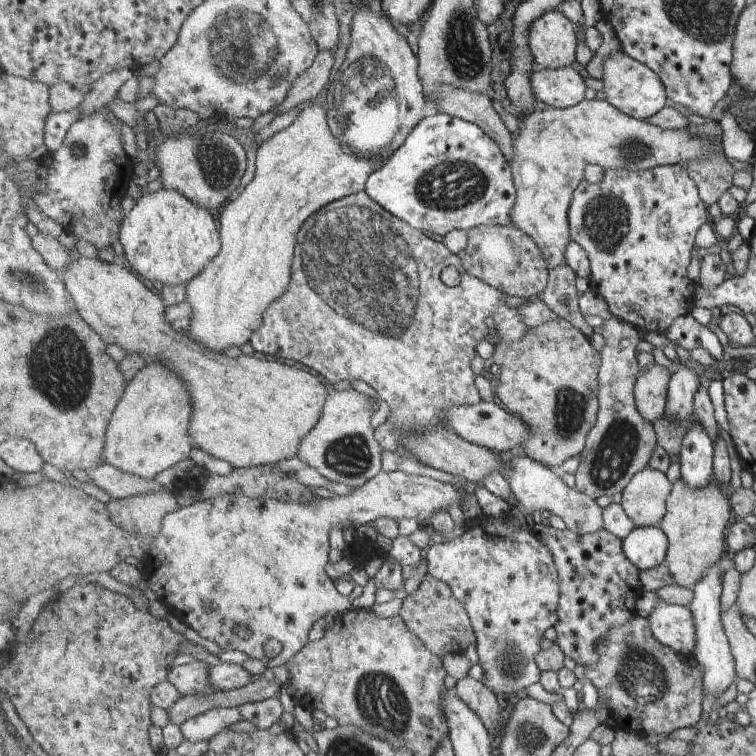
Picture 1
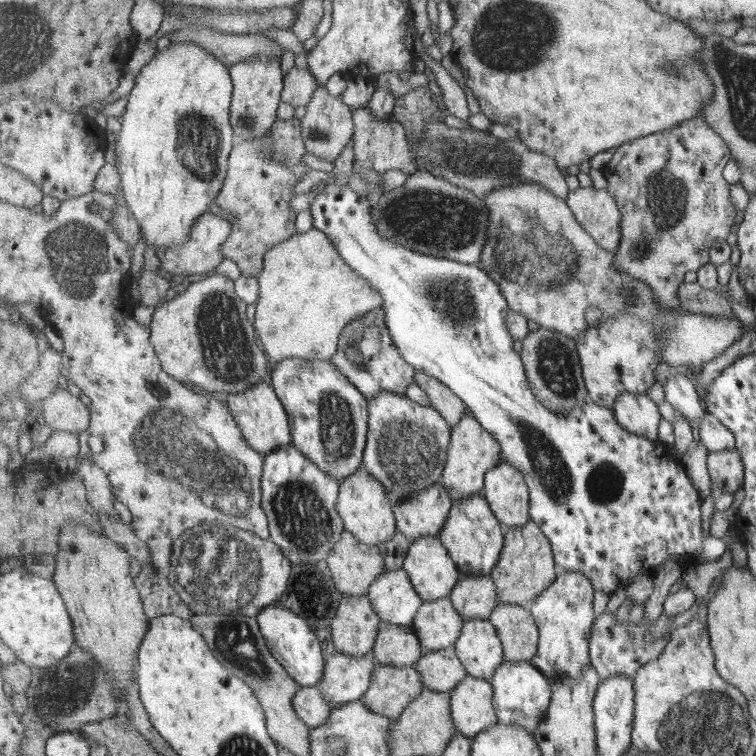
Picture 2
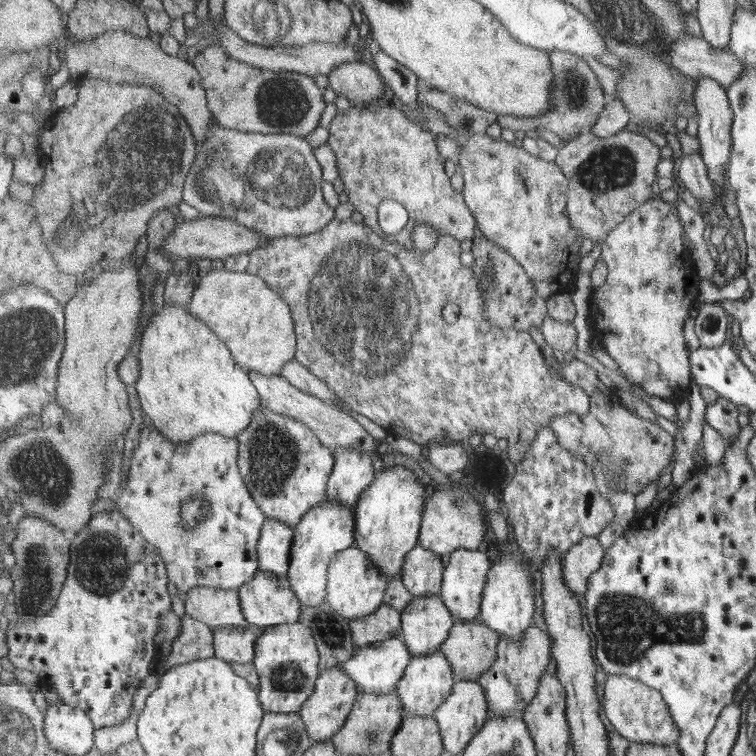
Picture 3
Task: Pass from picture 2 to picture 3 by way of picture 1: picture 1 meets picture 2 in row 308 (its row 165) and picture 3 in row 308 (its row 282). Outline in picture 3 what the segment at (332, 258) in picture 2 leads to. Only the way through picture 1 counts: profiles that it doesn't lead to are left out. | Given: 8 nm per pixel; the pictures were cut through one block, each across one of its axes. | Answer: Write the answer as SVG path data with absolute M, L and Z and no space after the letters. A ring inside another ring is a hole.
M215 269L197 284L189 306L191 315L212 328L248 371L279 375L298 352L296 324L289 304L259 276Z

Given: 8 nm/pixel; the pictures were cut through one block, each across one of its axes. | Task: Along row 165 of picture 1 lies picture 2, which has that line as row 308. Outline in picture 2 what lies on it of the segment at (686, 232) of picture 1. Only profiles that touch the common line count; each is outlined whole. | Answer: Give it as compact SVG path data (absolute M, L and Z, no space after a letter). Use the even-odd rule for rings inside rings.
M696 117L695 119L687 120L685 122L681 122L679 126L675 126L675 128L671 128L669 130L663 130L661 132L656 132L655 134L641 137L639 139L635 139L632 141L629 141L627 144L623 144L623 146L619 146L619 148L615 149L615 154L613 154L613 158L611 158L611 162L607 164L607 167L609 168L609 171L612 171L613 176L611 176L611 188L609 188L609 192L611 192L611 196L615 197L617 199L617 205L619 205L619 208L621 209L621 214L623 214L623 219L621 220L621 244L619 244L619 248L617 248L617 252L615 252L615 265L617 265L617 269L620 270L620 272L627 272L628 274L631 274L633 277L637 277L638 280L641 280L642 282L645 282L646 284L649 284L653 289L654 292L656 292L658 296L658 300L660 300L660 304L662 304L662 308L666 310L666 312L670 312L669 315L659 315L659 316L678 316L678 314L683 313L683 308L680 306L680 296L678 295L678 288L682 284L685 284L683 280L685 280L685 274L689 271L699 271L701 267L704 267L706 264L709 264L711 262L711 246L719 240L719 238L727 238L729 236L729 233L733 232L734 226L735 226L735 218L737 218L737 207L735 207L735 203L732 201L732 196L730 192L730 184L725 180L724 177L724 170L725 166L727 166L727 162L731 161L732 158L732 152L731 149L729 149L728 144L725 142L725 139L719 135L713 127L709 126L709 123L705 121L704 117Z

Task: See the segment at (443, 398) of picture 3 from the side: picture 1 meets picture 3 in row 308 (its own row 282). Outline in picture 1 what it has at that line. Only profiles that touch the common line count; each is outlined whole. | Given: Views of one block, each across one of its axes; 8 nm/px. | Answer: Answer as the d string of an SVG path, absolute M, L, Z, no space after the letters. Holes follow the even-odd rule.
M365 191L325 206L321 211L313 214L305 222L304 226L301 226L301 230L297 234L297 243L294 249L294 260L291 269L292 278L287 293L269 306L269 310L265 312L263 325L257 330L257 333L253 334L250 341L254 351L269 355L269 358L275 360L289 359L289 362L302 363L306 367L316 370L319 375L323 376L331 384L341 382L341 380L347 380L350 384L354 384L355 381L361 381L362 384L365 383L369 388L373 388L379 397L387 403L391 411L389 420L386 420L385 423L381 423L379 426L375 426L375 438L381 444L382 451L397 452L401 456L403 454L411 454L405 448L405 444L403 444L405 434L401 434L401 430L397 430L398 423L405 424L406 427L411 428L413 430L413 438L419 438L423 434L437 434L437 430L445 430L447 427L445 414L453 406L474 406L482 402L479 390L475 386L475 372L471 368L471 362L477 356L479 342L487 340L487 322L485 322L485 318L491 316L497 322L495 332L493 332L495 336L489 339L494 346L497 343L503 342L503 340L506 340L506 342L519 342L521 338L525 338L526 330L529 330L527 324L523 322L523 316L518 314L518 308L513 308L513 306L507 304L507 296L505 296L504 292L493 288L493 286L488 285L475 276L467 274L459 255L452 254L444 243L431 240L422 231L413 228L405 220L400 220L395 215L384 210L377 202L369 198ZM335 236L341 238L341 242L345 242L345 244L335 246ZM447 266L453 266L460 275L459 284L452 288L445 286L440 276L441 271L445 270ZM395 292L397 292L397 302L395 302ZM417 304L419 304L419 310L417 310Z

